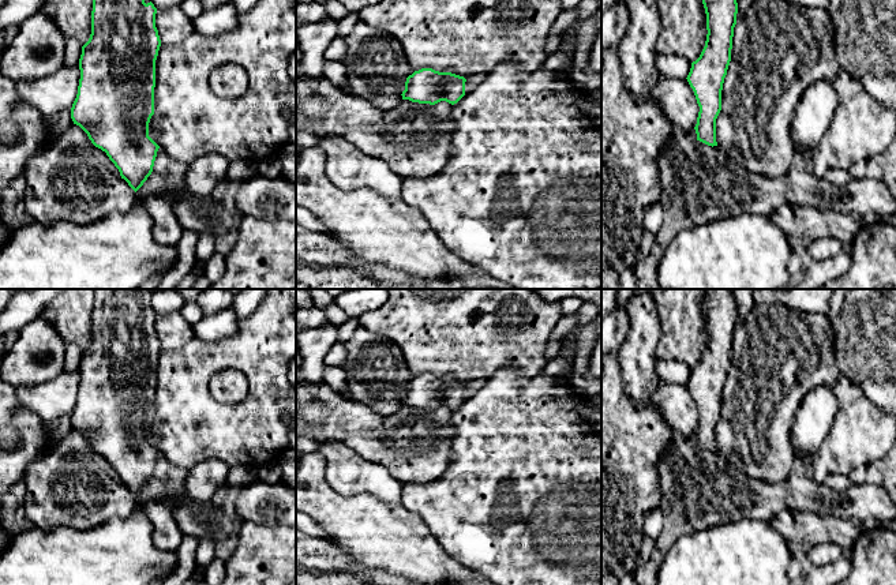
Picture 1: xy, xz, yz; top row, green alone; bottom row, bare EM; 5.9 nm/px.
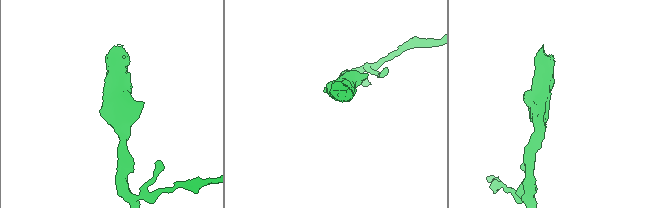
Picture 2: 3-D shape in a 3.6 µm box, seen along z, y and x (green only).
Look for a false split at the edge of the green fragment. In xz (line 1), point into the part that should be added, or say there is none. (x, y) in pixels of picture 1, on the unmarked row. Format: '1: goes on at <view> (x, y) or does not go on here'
1: does not go on here

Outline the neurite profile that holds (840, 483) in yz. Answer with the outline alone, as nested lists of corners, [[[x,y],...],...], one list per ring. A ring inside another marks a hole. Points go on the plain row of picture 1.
[[[828,475],[824,480],[824,483],[836,492],[846,492],[851,487],[851,481],[848,479],[848,475]]]

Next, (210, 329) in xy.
[[[232,308],[224,310],[214,315],[203,316],[198,323],[192,325],[195,338],[214,344],[226,337],[236,334],[240,329],[240,322]]]

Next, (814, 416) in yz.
[[[832,383],[817,386],[803,395],[791,428],[796,458],[820,449],[831,431],[836,413],[837,400]]]

